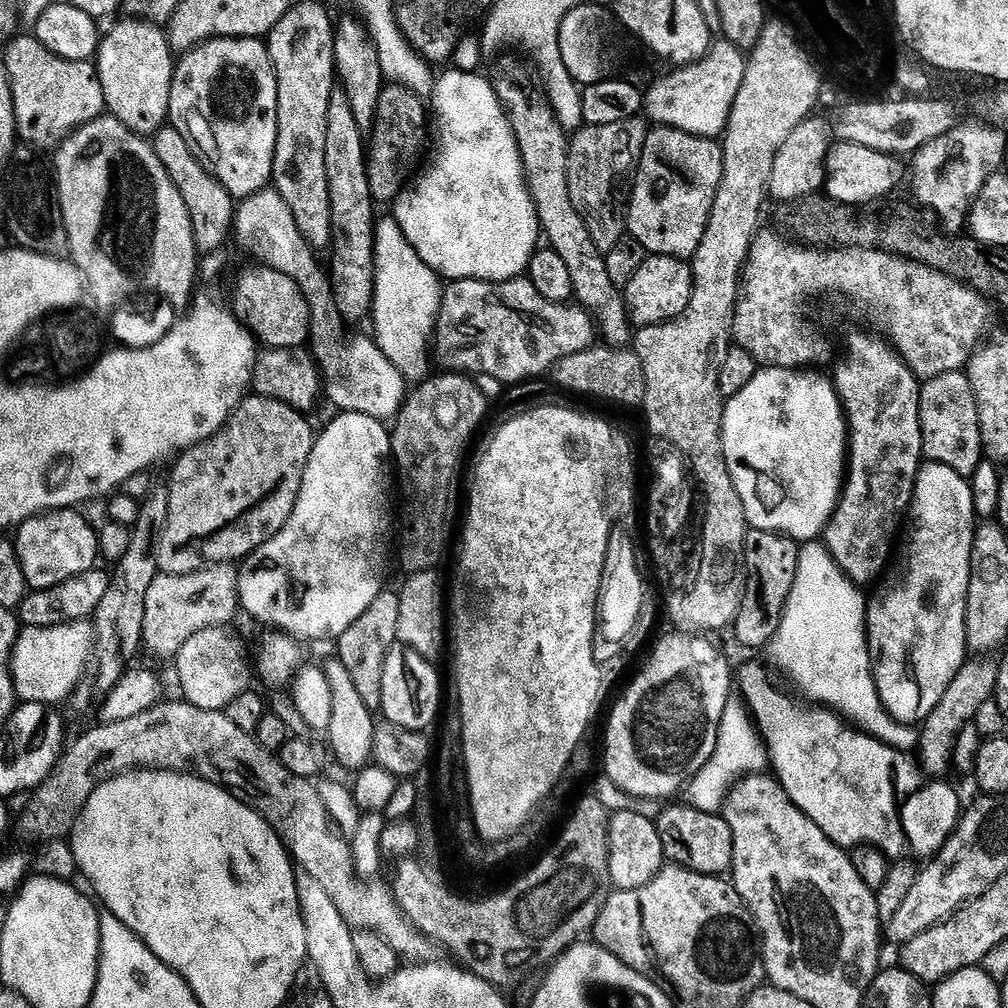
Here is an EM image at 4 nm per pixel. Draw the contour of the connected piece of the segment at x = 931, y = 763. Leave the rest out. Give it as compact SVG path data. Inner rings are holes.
M984 654L979 658L965 659L960 669L954 674L954 682L950 682L950 686L946 686L946 694L942 694L938 706L934 706L934 710L922 722L922 727L918 732L918 753L920 752L918 760L923 771L927 775L929 772L929 777L943 777L945 775L943 772L947 768L953 767L952 751L956 745L958 734L974 720L982 704L993 699L999 663L995 659L992 661L992 658L991 655Z

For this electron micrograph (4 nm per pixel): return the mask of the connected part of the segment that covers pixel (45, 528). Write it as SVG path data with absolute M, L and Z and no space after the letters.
M51 509L24 520L16 530L14 543L29 587L46 590L92 570L100 556L99 533L77 509Z

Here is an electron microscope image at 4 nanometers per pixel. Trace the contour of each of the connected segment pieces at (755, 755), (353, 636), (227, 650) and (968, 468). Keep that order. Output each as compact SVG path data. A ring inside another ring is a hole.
M729 702L722 714L718 730L718 742L710 762L687 785L687 799L692 807L703 812L720 812L730 791L737 780L753 774L760 774L769 767L770 761L757 725L750 719L750 712L743 703Z
M381 590L378 598L374 598L374 602L366 606L366 610L362 610L362 616L353 622L350 630L346 630L338 638L338 644L340 644L338 658L342 666L346 666L346 671L353 679L362 702L366 702L366 706L373 710L379 709L382 702L382 674L386 670L386 658L398 643L396 635L398 634L399 605L399 591Z
M210 627L200 630L190 638L174 658L183 699L207 712L225 711L238 696L247 691L252 679L250 656L243 642L231 627Z
M963 371L938 374L933 380L923 381L920 390L920 421L922 422L922 446L924 455L933 464L950 466L958 475L971 478L985 459L982 446L982 430L978 426L978 410L974 410L976 399L967 375Z

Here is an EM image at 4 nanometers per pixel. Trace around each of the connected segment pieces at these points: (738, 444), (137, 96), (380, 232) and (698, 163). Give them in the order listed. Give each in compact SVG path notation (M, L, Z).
M761 367L744 390L726 400L722 422L722 446L726 466L730 470L730 478L734 478L734 490L738 490L738 498L742 498L742 506L746 510L749 525L758 530L780 532L784 536L791 536L797 542L815 541L836 513L836 504L840 500L840 493L844 490L846 457L850 451L850 421L844 411L840 396L836 393L835 383L829 377L827 380L826 377L819 376L818 373L812 371L816 370Z
M144 18L127 19L116 23L103 35L94 63L109 115L137 135L152 138L168 120L176 60L167 31L161 25Z
M395 218L377 219L376 222L376 292L372 295L372 311L370 321L376 327L374 339L376 344L394 362L396 369L409 381L419 382L429 375L428 352L430 356L430 341L434 336L436 315L440 313L440 297L442 295L442 280L429 264L410 246L406 234L402 234L402 226L398 226Z
M656 126L649 131L635 165L636 185L628 204L626 232L653 256L676 256L687 261L698 250L712 217L712 207L724 177L724 149L715 139L684 133L680 129Z

